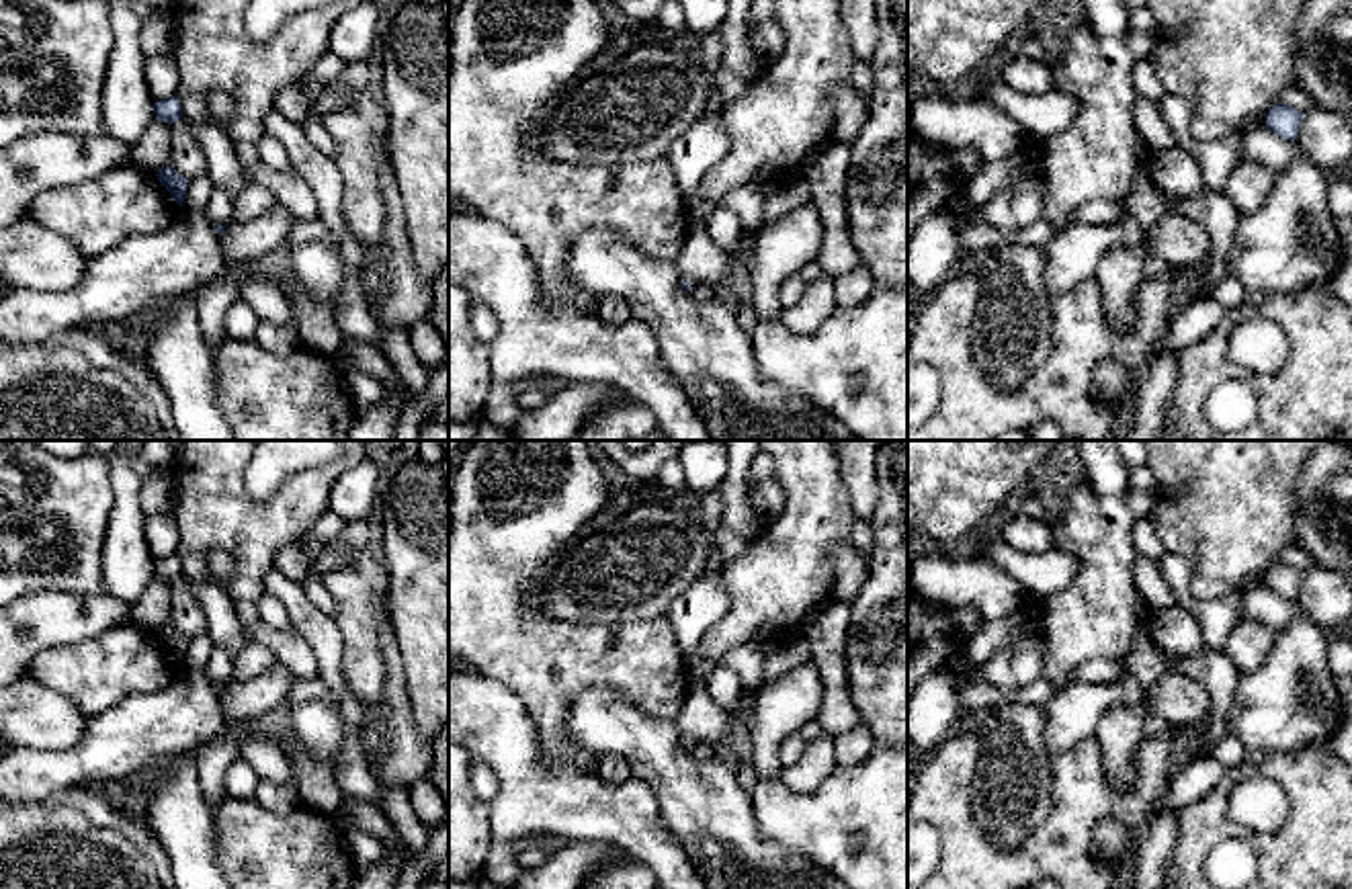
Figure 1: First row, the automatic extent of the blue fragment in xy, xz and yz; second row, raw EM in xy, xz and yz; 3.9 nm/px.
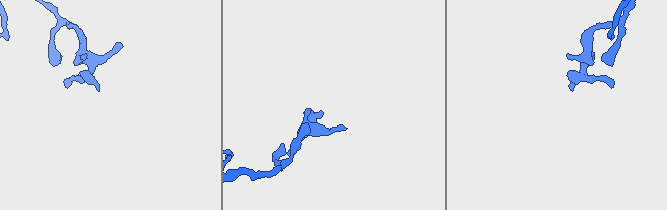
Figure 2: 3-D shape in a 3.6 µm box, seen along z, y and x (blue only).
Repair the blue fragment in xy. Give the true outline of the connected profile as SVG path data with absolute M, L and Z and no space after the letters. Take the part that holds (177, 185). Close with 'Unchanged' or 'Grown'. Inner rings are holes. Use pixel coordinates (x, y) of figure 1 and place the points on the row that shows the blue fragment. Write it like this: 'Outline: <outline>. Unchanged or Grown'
Outline: M170 166L162 168L156 176L166 186L166 190L172 195L172 199L182 207L186 199L188 178L180 176Z. Unchanged

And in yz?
Outline: M1276 102L1266 115L1266 127L1276 135L1295 141L1301 129L1301 119L1301 111L1284 102Z. Unchanged

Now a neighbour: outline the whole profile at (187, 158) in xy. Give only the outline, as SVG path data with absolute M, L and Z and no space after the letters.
M178 119L170 127L172 154L168 166L188 180L207 174L207 160L199 141L193 137L188 125L182 119Z

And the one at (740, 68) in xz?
M727 0L727 16L721 23L723 55L719 90L723 104L740 98L762 74L762 66L748 39L748 12L754 0Z

